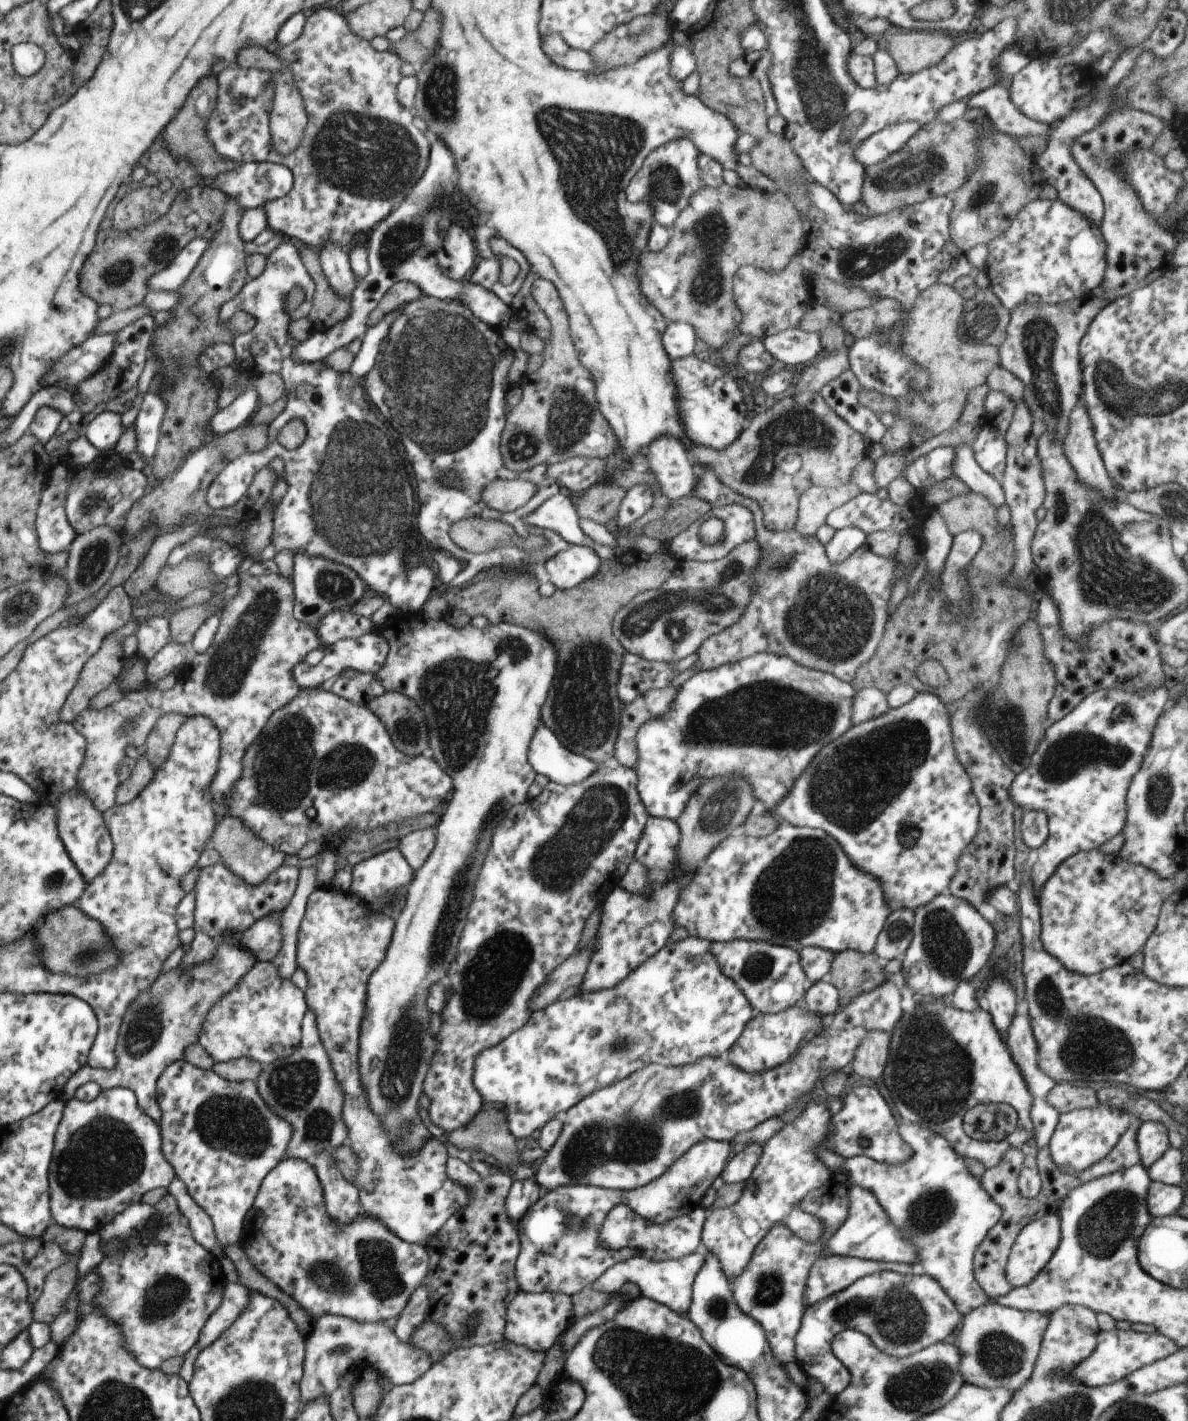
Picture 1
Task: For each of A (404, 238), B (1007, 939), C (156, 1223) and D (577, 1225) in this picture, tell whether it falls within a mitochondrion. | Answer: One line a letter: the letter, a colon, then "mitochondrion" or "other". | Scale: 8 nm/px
A: mitochondrion
B: other
C: other
D: mitochondrion

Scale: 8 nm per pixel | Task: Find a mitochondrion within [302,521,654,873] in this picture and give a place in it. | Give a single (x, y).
(448, 690)

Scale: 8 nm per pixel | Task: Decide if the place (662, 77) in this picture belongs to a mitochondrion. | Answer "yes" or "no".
no

